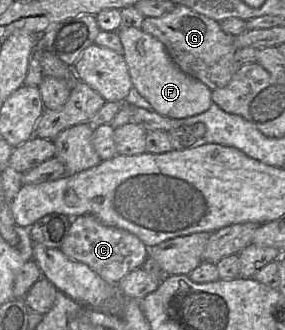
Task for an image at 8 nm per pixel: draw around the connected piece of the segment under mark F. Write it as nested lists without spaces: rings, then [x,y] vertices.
[[[121,27],[117,33],[123,45],[123,56],[132,84],[150,102],[155,112],[173,119],[184,119],[210,108],[213,103],[212,90],[200,80],[182,72],[157,38],[133,27]]]

